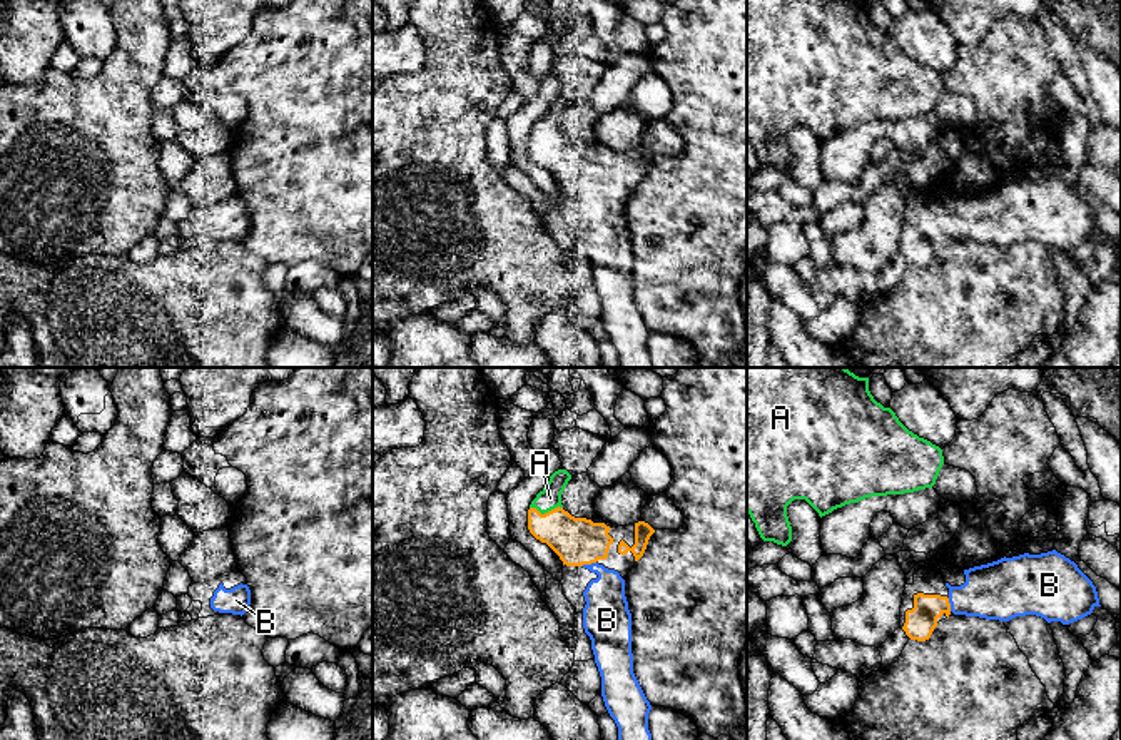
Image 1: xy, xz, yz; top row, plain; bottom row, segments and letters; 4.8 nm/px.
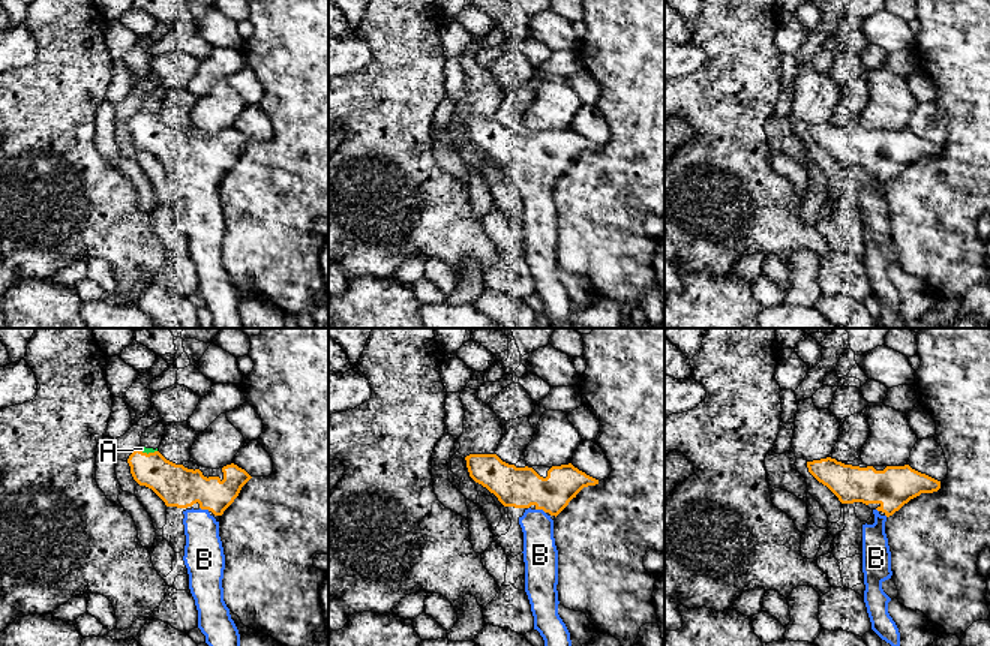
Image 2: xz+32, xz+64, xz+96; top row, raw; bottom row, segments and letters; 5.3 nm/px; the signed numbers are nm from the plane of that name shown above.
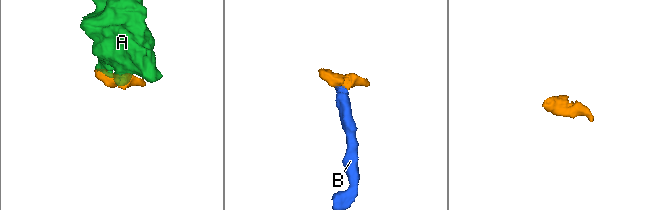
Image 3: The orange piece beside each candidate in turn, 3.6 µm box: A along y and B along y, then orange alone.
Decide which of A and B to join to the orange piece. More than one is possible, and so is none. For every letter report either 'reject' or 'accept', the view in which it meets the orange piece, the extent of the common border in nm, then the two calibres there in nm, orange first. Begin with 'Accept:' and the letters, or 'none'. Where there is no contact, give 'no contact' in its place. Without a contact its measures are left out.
Accept: A, B
A: accept; meets orange in xz; contact 160 nm long; 220 nm thick on the orange side, 110 nm on the other
B: accept; meets orange in xz; contact 70 nm long; 220 nm thick on the orange side, 220 nm on the other

